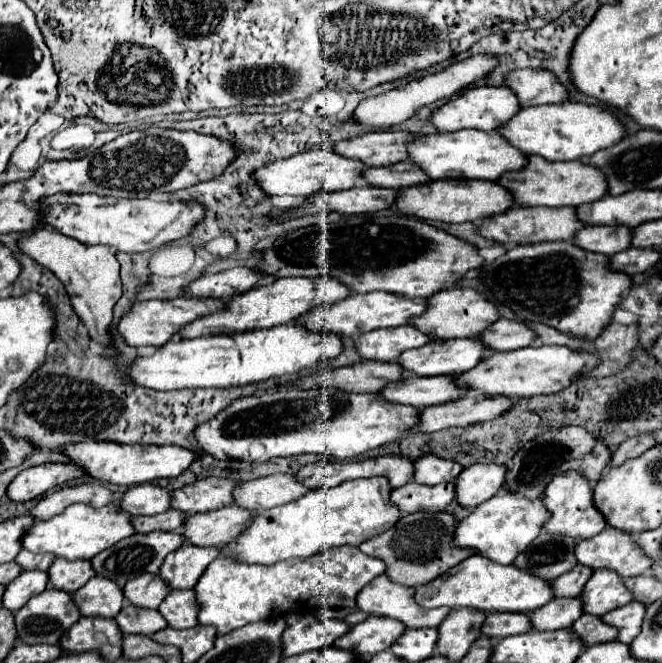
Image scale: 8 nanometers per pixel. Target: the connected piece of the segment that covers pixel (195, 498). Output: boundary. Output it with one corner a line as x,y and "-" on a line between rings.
218,477
200,479
192,485
170,491
172,509
180,509
188,515
222,509
232,503
234,487
236,487
236,481
230,481
230,479
218,479

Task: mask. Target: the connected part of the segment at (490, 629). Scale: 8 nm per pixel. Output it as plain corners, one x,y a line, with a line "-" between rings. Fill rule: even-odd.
492,613
492,617
486,617
480,633
492,639
504,639
508,635
520,635
530,631
528,617
524,613

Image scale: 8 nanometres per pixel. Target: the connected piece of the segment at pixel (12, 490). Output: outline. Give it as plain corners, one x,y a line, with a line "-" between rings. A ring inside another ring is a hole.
44,463
24,469
8,485
8,497
12,501
30,501
44,495
48,489
64,485
84,475
84,469
76,463

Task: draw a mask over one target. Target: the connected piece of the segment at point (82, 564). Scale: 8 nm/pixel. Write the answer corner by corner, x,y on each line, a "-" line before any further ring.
56,559
48,569
48,583
54,589
74,593
82,585
86,585
88,579
92,579
92,567
90,561
60,561

